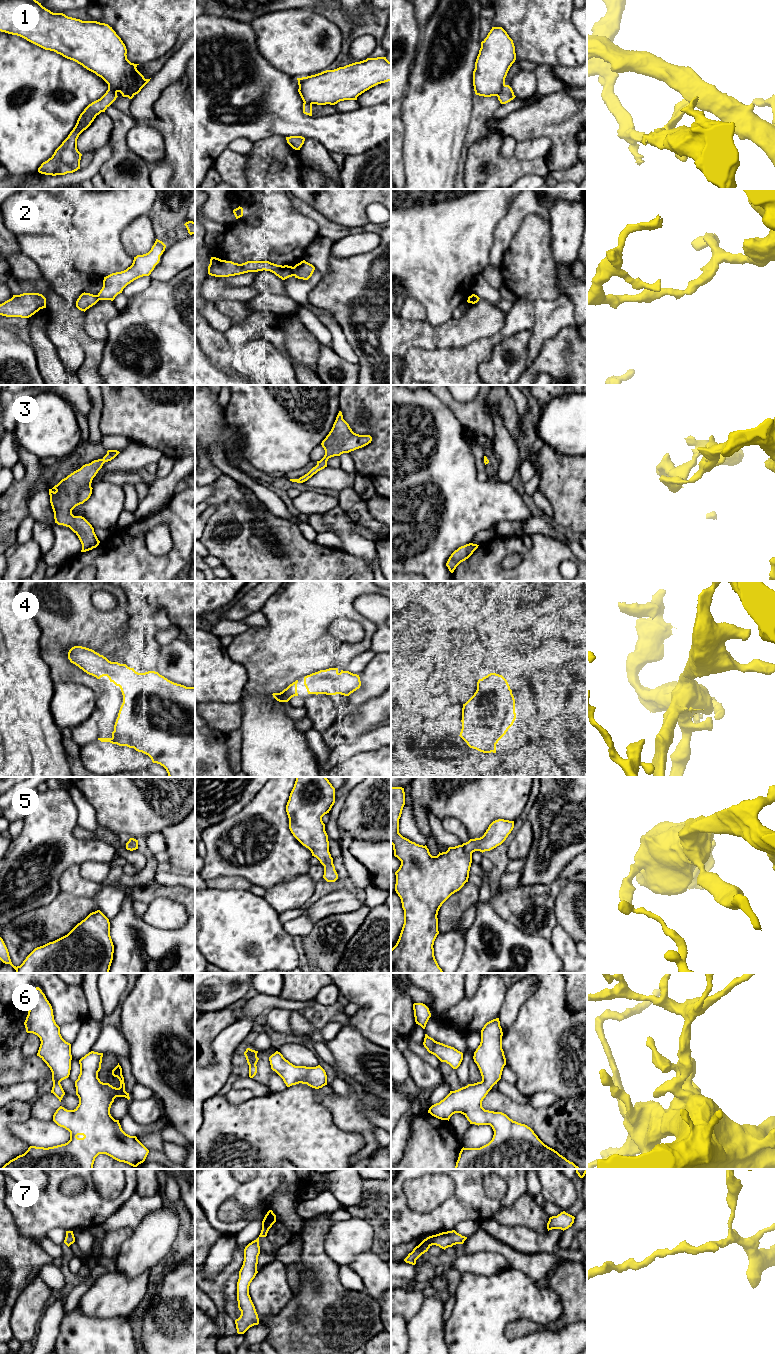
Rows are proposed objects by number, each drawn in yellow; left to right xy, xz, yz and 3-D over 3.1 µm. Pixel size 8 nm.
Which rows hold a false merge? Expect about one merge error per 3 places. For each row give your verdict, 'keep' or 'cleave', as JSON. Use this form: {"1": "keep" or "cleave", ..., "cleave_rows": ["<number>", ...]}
{"1": "cleave", "2": "cleave", "3": "keep", "4": "keep", "5": "keep", "6": "keep", "7": "keep", "cleave_rows": ["1", "2"]}

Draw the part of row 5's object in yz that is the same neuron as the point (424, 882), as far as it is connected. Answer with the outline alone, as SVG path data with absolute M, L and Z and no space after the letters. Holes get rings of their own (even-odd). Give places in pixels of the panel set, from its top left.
M391 787L391 844L394 856L401 861L395 872L395 891L401 899L404 910L404 924L396 945L391 949L391 973L443 973L434 956L434 941L439 934L438 911L442 904L468 882L475 851L490 851L501 845L514 828L514 821L498 819L493 821L484 835L470 839L446 852L432 856L427 846L416 844L399 833L399 819L405 805L402 787Z

